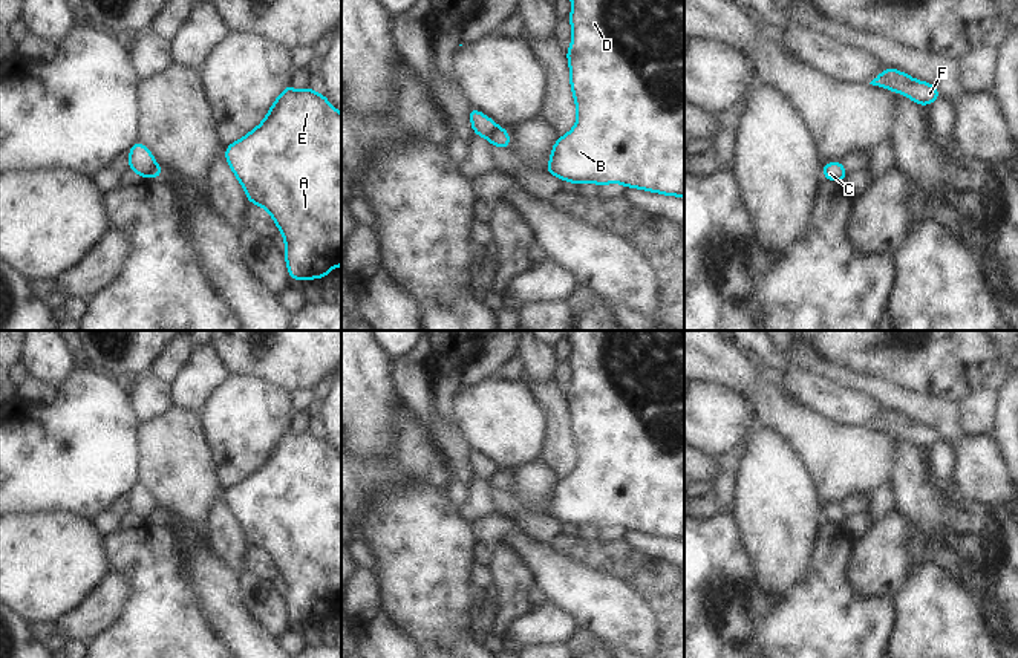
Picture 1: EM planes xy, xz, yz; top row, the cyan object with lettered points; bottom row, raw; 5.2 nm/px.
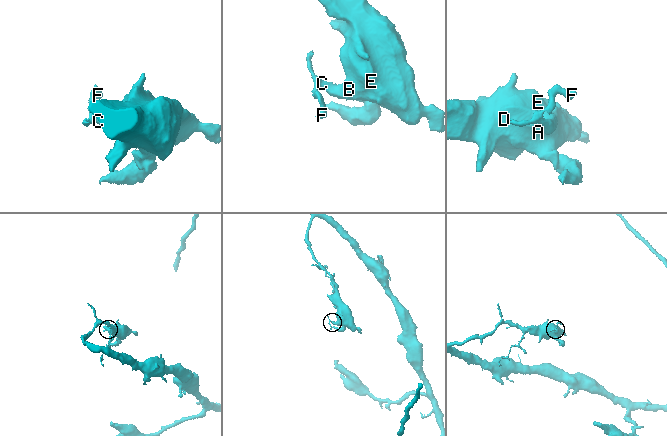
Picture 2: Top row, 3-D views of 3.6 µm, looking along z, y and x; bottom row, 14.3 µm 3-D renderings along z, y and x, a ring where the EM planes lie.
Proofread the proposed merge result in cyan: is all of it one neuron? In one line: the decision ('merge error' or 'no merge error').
merge error

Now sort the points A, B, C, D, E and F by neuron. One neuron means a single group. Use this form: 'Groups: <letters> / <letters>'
Groups: A B C D E / F

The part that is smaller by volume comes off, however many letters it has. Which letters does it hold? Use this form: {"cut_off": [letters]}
{"cut_off": ["F"]}

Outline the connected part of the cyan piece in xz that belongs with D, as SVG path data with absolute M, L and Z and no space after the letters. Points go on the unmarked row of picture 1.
M568 331L566 338L573 346L568 358L573 378L566 402L577 461L574 470L554 485L547 516L569 523L574 529L582 525L592 525L597 529L622 526L626 531L684 542L684 331Z

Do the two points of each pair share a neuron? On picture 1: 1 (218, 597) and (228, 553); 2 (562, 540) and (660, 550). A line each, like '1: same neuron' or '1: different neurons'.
1: different neurons
2: different neurons

